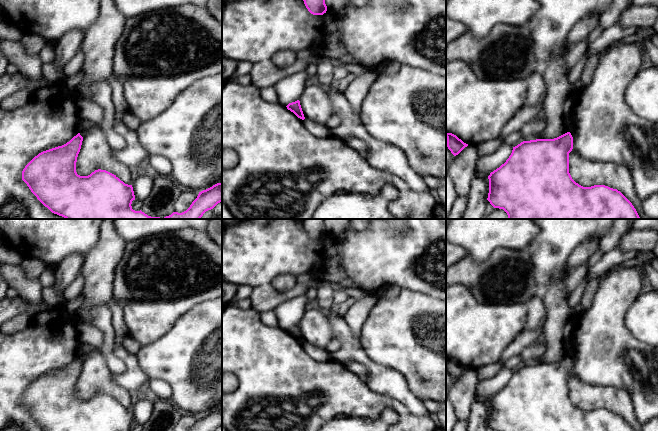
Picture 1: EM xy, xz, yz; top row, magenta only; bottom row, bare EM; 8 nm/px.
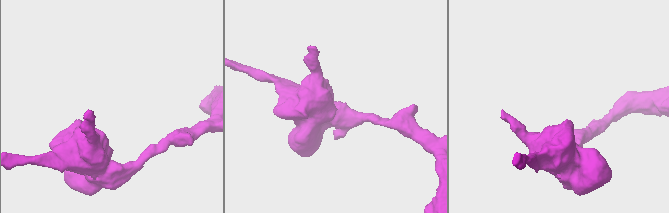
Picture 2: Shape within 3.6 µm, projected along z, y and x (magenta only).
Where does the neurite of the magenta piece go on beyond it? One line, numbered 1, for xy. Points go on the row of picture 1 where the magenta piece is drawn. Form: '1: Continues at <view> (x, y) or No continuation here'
1: No continuation here

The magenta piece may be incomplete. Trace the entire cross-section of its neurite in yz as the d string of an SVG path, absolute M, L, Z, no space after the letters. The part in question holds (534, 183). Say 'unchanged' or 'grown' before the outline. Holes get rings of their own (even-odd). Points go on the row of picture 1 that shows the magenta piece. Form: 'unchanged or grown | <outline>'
unchanged | M567 132L554 139L523 141L513 147L504 164L488 176L487 200L494 208L503 209L508 219L641 219L632 203L617 189L605 185L583 187L569 173L569 153L573 137Z

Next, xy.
unchanged | M78 133L69 142L39 153L23 169L22 180L37 199L52 213L65 219L200 219L203 214L222 202L222 183L199 192L190 207L182 212L173 212L164 218L151 217L132 209L135 195L132 185L125 184L116 175L106 170L95 170L88 176L76 172L77 157L83 137Z

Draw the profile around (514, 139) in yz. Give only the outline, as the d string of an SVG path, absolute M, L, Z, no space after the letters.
M515 132L515 133L508 135L507 137L505 137L503 139L503 142L505 142L506 144L508 144L512 147L515 147L518 144L520 144L521 142L523 142L523 139L524 138L523 138L523 135L521 132Z

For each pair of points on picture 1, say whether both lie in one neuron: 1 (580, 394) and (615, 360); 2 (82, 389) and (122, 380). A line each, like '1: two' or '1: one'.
1: two
2: two

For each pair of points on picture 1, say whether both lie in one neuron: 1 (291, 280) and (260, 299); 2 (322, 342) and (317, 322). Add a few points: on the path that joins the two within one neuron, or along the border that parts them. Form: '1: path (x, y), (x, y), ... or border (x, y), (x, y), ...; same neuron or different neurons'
1: border (297, 283), (283, 292), (278, 292), (270, 284); different neurons
2: path (320, 337), (317, 327); same neuron

